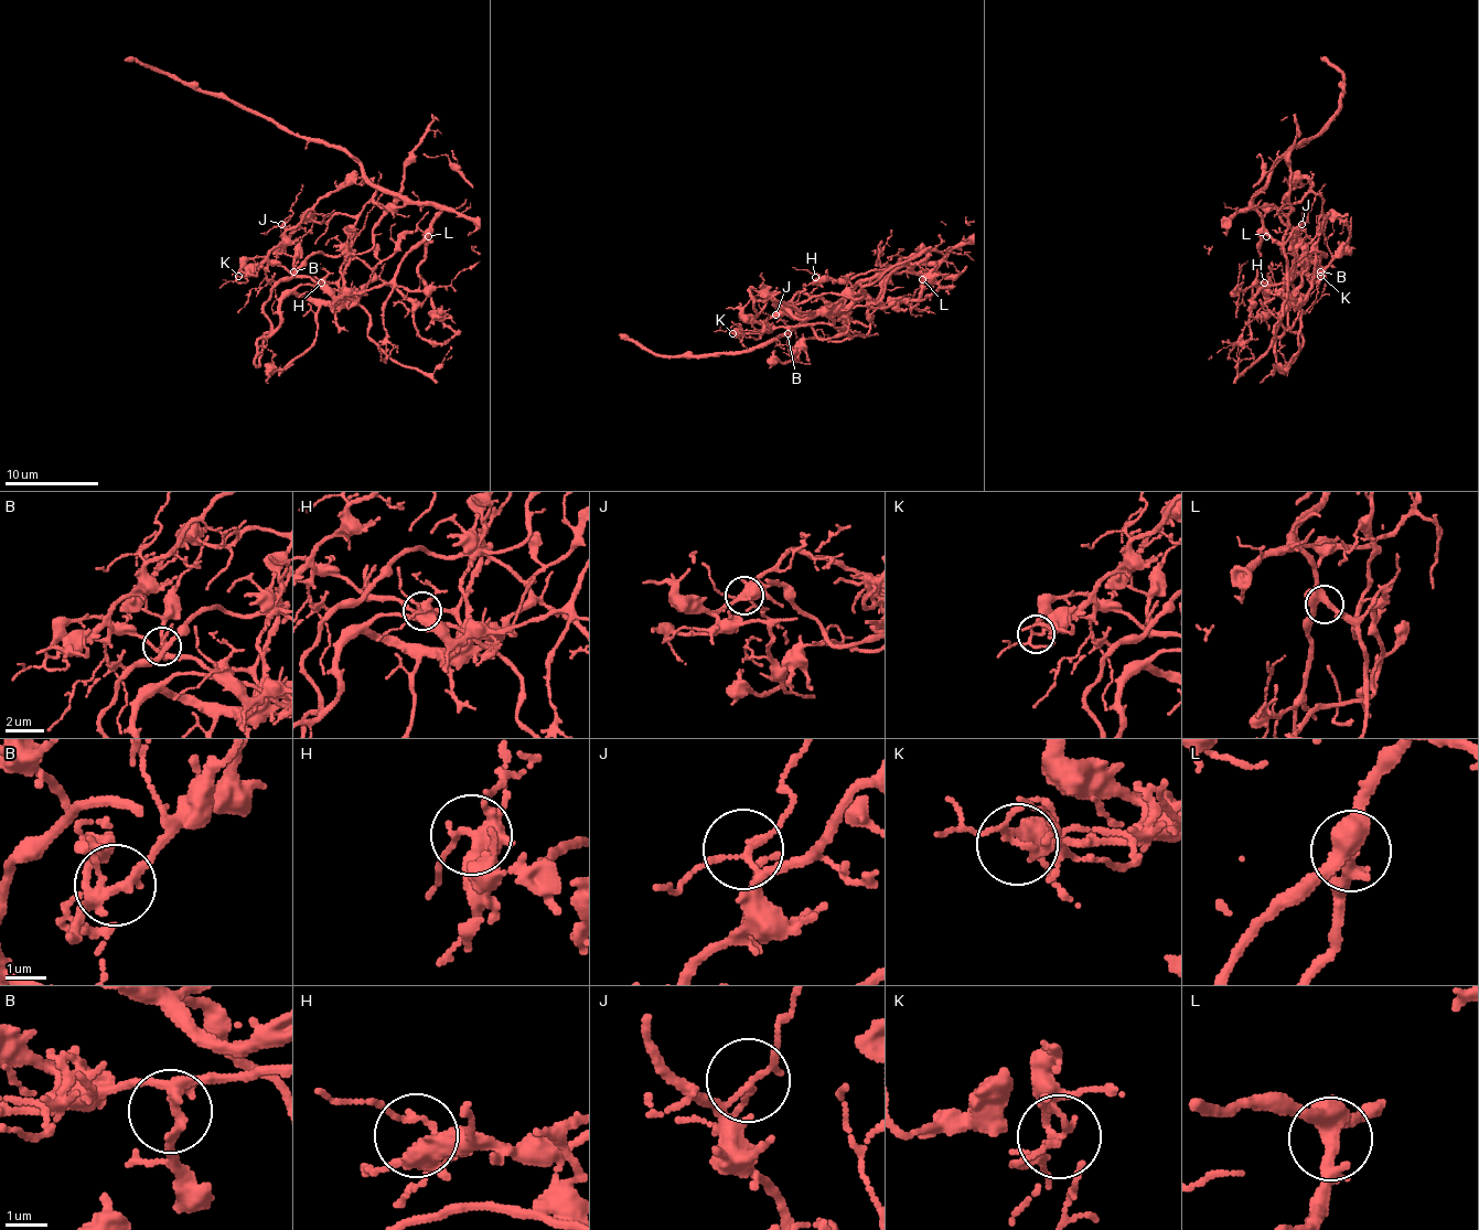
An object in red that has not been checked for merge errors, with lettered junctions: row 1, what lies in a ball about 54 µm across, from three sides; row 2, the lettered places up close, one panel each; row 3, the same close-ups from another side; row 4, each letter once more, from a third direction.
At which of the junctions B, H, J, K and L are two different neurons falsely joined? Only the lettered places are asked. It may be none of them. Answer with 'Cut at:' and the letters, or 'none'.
Cut at: K

